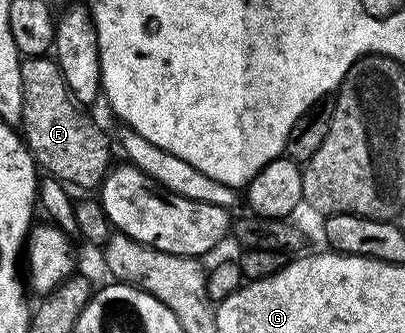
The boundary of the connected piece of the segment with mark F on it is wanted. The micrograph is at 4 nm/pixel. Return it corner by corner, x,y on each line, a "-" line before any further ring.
46,56
21,61
21,135
37,165
64,184
97,189
111,167
110,140
95,122
80,111
57,63

